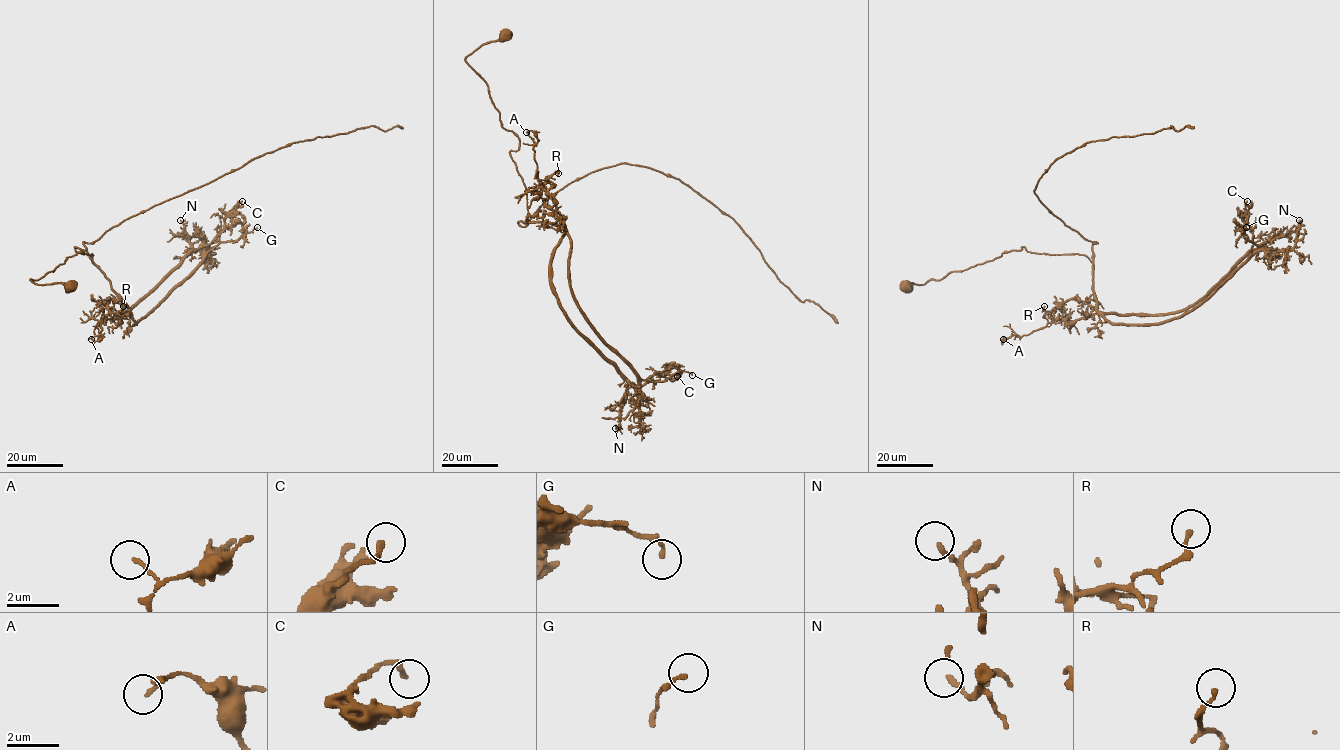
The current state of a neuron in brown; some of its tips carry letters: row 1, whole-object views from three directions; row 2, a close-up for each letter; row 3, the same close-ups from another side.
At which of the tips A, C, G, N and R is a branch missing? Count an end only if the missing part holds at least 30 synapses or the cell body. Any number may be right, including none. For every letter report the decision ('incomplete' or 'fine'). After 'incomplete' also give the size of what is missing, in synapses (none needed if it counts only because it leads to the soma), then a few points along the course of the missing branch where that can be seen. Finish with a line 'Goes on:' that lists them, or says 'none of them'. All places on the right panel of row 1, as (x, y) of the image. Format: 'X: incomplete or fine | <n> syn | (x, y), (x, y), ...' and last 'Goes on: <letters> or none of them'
A: fine
C: fine
G: fine
N: fine
R: fine
Goes on: none of them

